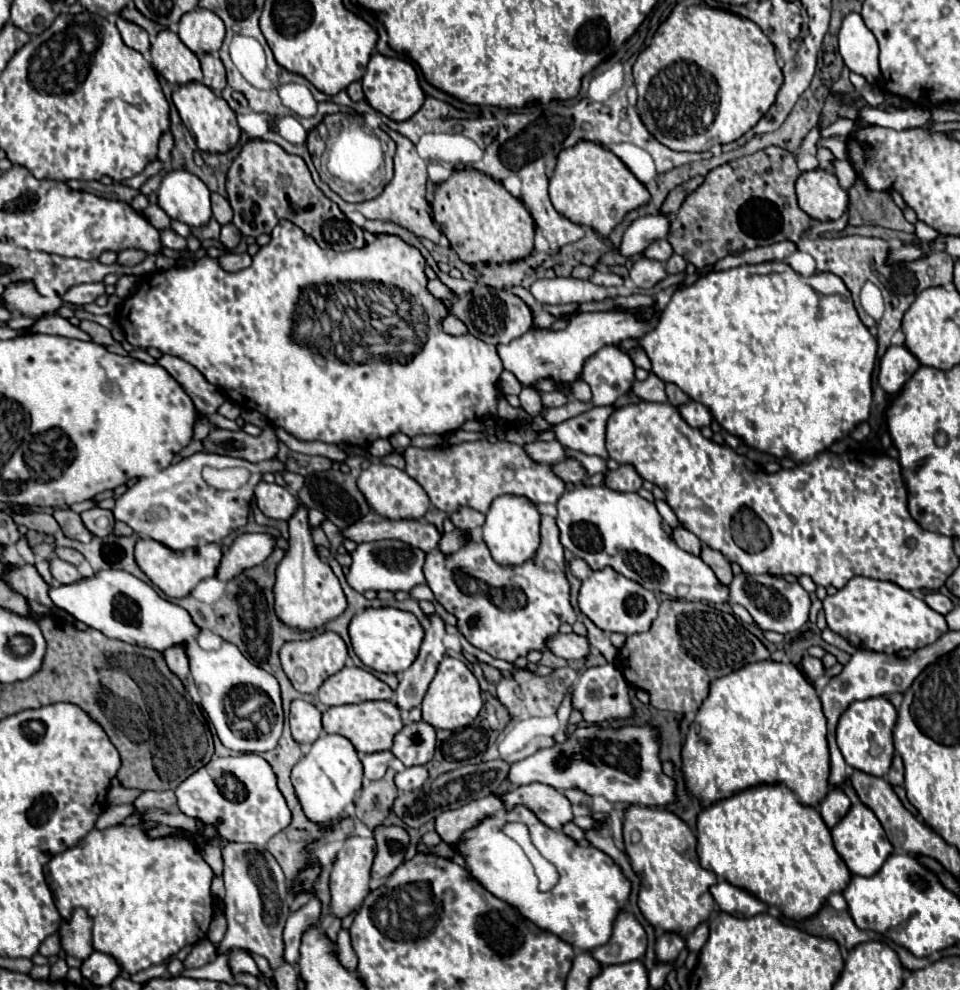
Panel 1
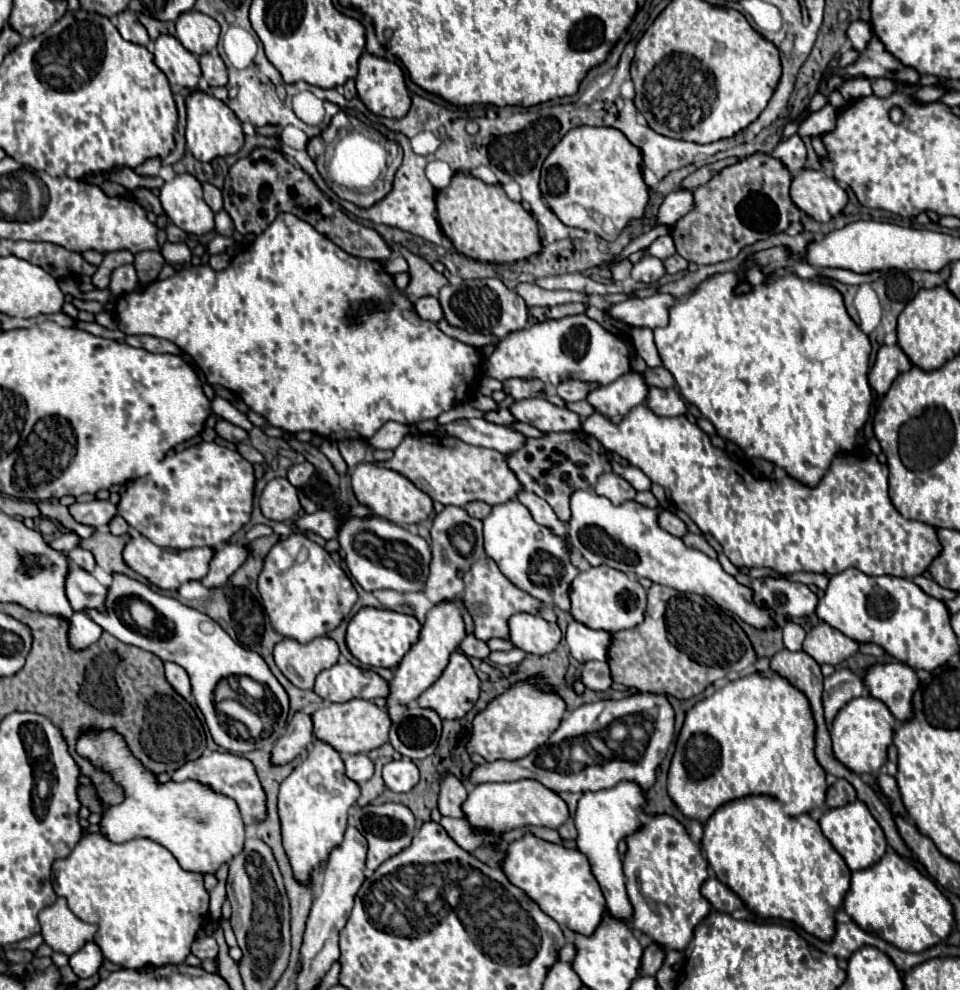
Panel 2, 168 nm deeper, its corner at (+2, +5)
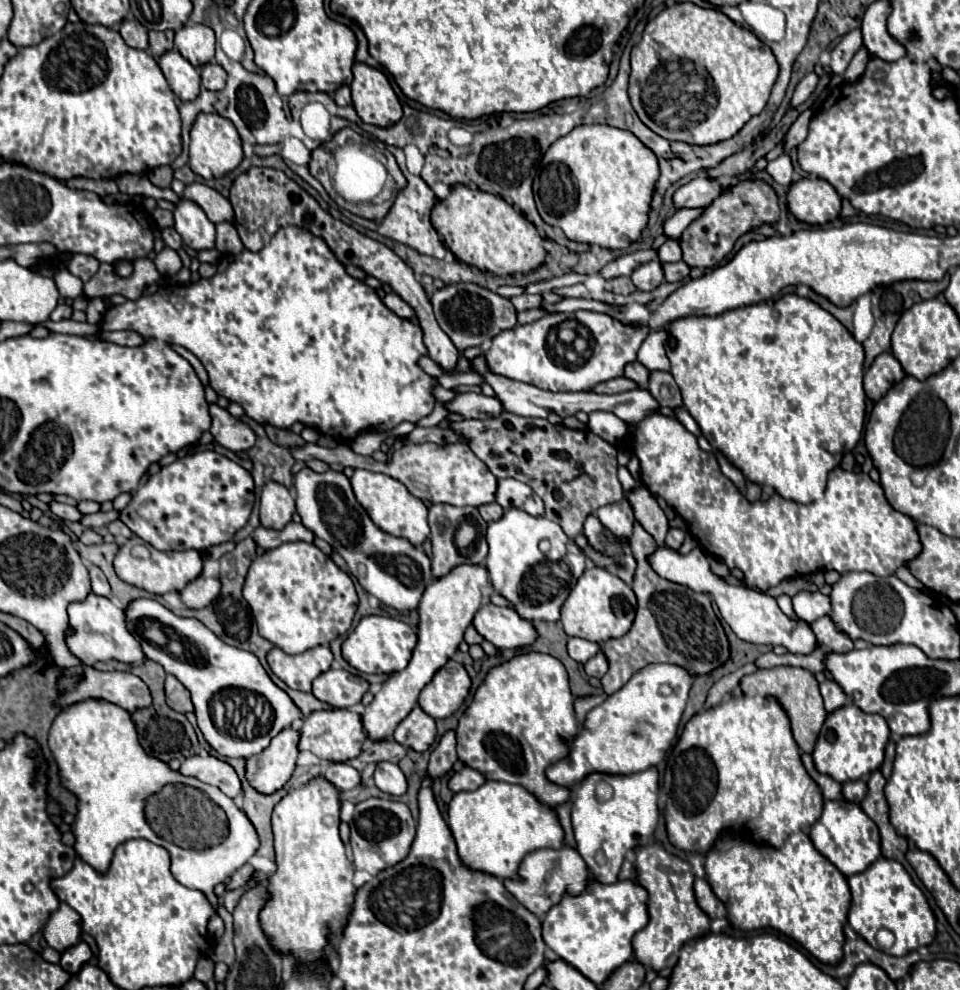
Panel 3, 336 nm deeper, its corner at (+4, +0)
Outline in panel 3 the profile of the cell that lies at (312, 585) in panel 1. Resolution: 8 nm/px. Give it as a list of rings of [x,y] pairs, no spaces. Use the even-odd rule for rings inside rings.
[[[287,542],[257,556],[245,578],[243,596],[261,636],[287,654],[327,646],[337,636],[347,634],[357,612],[357,592],[349,574],[307,542]]]

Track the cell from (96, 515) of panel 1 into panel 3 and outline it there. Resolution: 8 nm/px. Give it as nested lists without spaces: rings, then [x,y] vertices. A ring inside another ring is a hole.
[[[51,502],[49,508],[51,508],[51,512],[53,512],[55,516],[59,516],[61,520],[81,522],[81,518],[83,518],[83,514],[81,514],[75,506],[67,506],[67,504],[59,504],[59,502]]]

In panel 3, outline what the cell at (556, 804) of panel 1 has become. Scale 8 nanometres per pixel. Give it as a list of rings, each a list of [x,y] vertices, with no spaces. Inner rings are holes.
[[[489,780],[481,788],[471,792],[457,792],[449,804],[447,810],[449,828],[453,832],[453,838],[457,842],[457,850],[461,860],[469,864],[469,868],[477,868],[483,872],[489,872],[497,878],[517,878],[517,868],[525,854],[539,850],[539,848],[561,848],[563,844],[563,828],[555,814],[555,810],[541,800],[537,800],[535,794],[525,790],[523,786],[509,784],[509,782],[495,782]]]

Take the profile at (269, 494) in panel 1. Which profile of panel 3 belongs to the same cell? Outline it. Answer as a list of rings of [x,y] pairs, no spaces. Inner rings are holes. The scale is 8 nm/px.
[[[269,482],[261,492],[261,524],[265,528],[281,530],[295,512],[295,500],[283,484]]]

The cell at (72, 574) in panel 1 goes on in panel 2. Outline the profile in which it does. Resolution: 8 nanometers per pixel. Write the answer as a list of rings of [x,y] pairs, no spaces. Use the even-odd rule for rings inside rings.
[[[73,567],[67,577],[67,599],[73,607],[73,611],[85,613],[87,609],[97,609],[107,613],[105,601],[107,601],[107,587],[103,587],[91,573]]]

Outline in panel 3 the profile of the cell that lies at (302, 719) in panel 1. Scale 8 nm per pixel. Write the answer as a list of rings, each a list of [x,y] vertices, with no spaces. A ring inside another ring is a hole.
[[[285,728],[271,740],[265,752],[247,758],[247,780],[257,792],[275,792],[291,778],[299,754],[299,738],[299,730]]]

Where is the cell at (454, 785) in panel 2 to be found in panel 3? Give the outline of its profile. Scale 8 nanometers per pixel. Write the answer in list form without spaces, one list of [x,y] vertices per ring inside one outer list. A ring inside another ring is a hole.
[[[447,732],[441,740],[439,746],[431,752],[429,760],[429,778],[435,780],[439,776],[447,776],[457,762],[457,752],[455,752],[455,732]]]

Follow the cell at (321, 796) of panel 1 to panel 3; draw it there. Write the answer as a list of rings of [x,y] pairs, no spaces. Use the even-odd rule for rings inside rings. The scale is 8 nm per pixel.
[[[323,776],[311,778],[309,782],[293,788],[273,810],[273,834],[275,834],[275,854],[277,872],[269,880],[271,900],[261,910],[261,926],[265,934],[273,940],[273,946],[283,954],[295,954],[299,962],[311,962],[315,958],[329,958],[331,936],[341,932],[343,918],[349,914],[355,888],[353,888],[353,866],[347,860],[345,846],[339,838],[339,810],[341,810],[341,790],[329,784]]]

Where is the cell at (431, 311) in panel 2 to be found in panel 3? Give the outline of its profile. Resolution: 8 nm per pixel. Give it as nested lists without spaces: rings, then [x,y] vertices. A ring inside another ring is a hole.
[[[387,294],[383,300],[385,300],[385,306],[387,306],[389,310],[393,310],[397,316],[407,318],[407,320],[415,320],[415,318],[417,318],[415,310],[413,310],[401,296],[397,296],[397,294]]]

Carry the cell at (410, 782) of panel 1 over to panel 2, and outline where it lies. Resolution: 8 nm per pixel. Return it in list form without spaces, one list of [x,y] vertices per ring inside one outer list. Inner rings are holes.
[[[411,759],[389,761],[383,767],[383,781],[395,793],[407,793],[419,783],[419,771]]]

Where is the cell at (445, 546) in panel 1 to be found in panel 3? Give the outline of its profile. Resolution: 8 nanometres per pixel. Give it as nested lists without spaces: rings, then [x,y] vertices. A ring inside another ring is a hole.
[[[433,504],[429,508],[429,528],[431,528],[431,544],[433,544],[433,556],[431,556],[431,562],[433,562],[433,578],[439,580],[443,576],[447,576],[451,570],[455,570],[457,566],[461,564],[483,564],[485,562],[485,556],[487,556],[487,542],[485,542],[485,520],[481,520],[477,508],[453,508],[451,504]],[[463,522],[469,522],[475,532],[477,532],[477,538],[473,542],[473,548],[471,550],[465,550],[461,552],[455,544],[455,532],[459,530],[459,526]]]

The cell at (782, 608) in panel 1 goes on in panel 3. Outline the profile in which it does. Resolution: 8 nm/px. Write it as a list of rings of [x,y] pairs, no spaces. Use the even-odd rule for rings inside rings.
[[[801,590],[797,592],[793,598],[793,610],[795,610],[795,616],[805,620],[805,622],[813,622],[825,614],[829,614],[829,596],[823,596],[819,590],[817,592],[807,592],[807,590]]]

